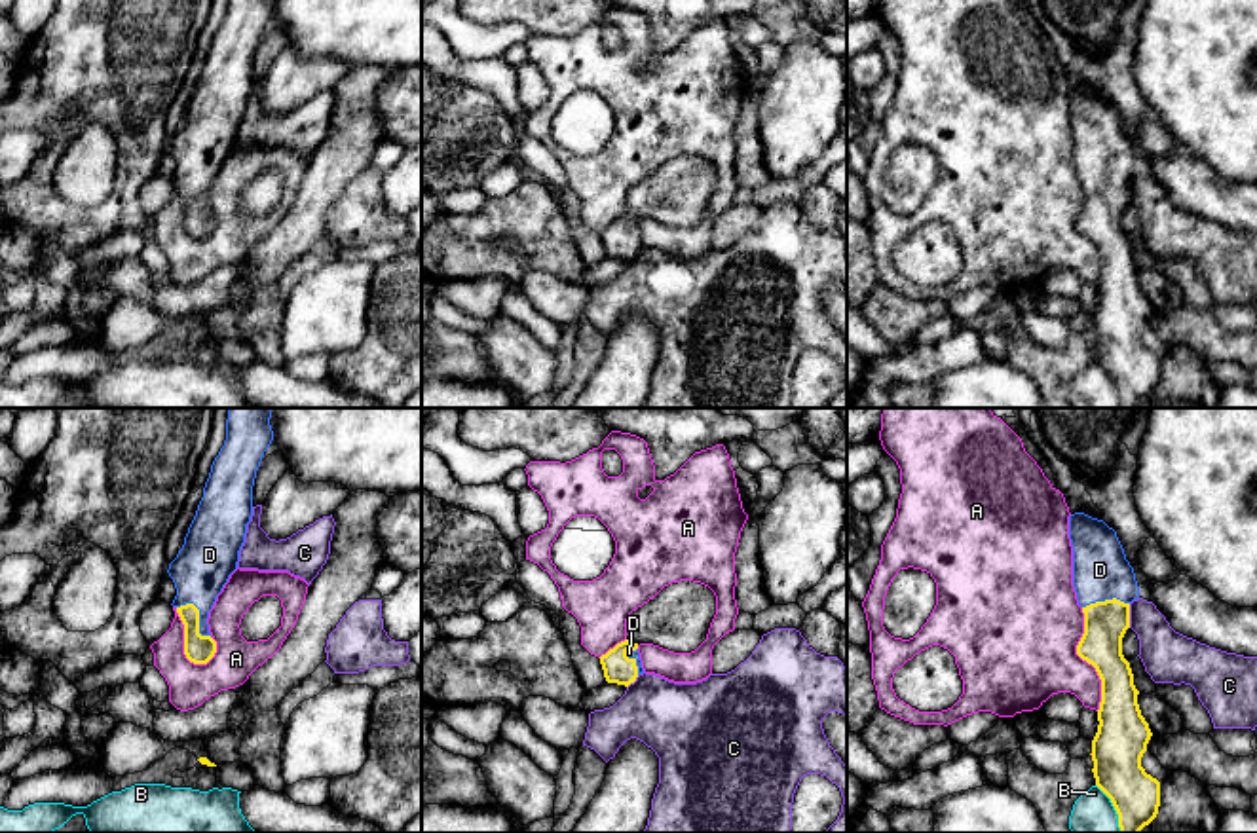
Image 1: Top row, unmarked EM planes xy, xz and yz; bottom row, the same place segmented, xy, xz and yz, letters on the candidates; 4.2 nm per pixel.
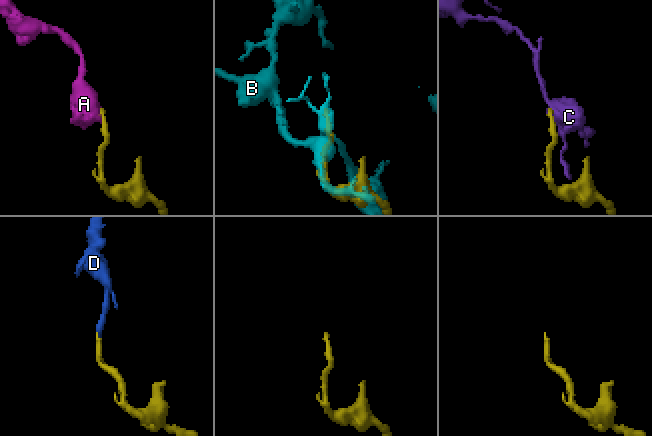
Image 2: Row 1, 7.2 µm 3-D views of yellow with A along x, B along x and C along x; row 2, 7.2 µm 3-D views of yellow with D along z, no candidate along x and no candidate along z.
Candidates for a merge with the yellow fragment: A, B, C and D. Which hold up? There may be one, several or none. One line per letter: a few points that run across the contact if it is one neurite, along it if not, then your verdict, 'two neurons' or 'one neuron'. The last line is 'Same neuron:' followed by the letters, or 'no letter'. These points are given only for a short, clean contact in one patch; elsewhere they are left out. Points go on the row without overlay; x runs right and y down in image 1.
A: line yz (1081, 183), (1083, 211), (1077, 228), (1100, 255), (1098, 285); two neurons
B: two neurons
C: line yz (1128, 179), (1130, 202); two neurons
D: line xy (200, 224), (198, 192), (198, 152), (204, 139); one neuron
Same neuron: D

